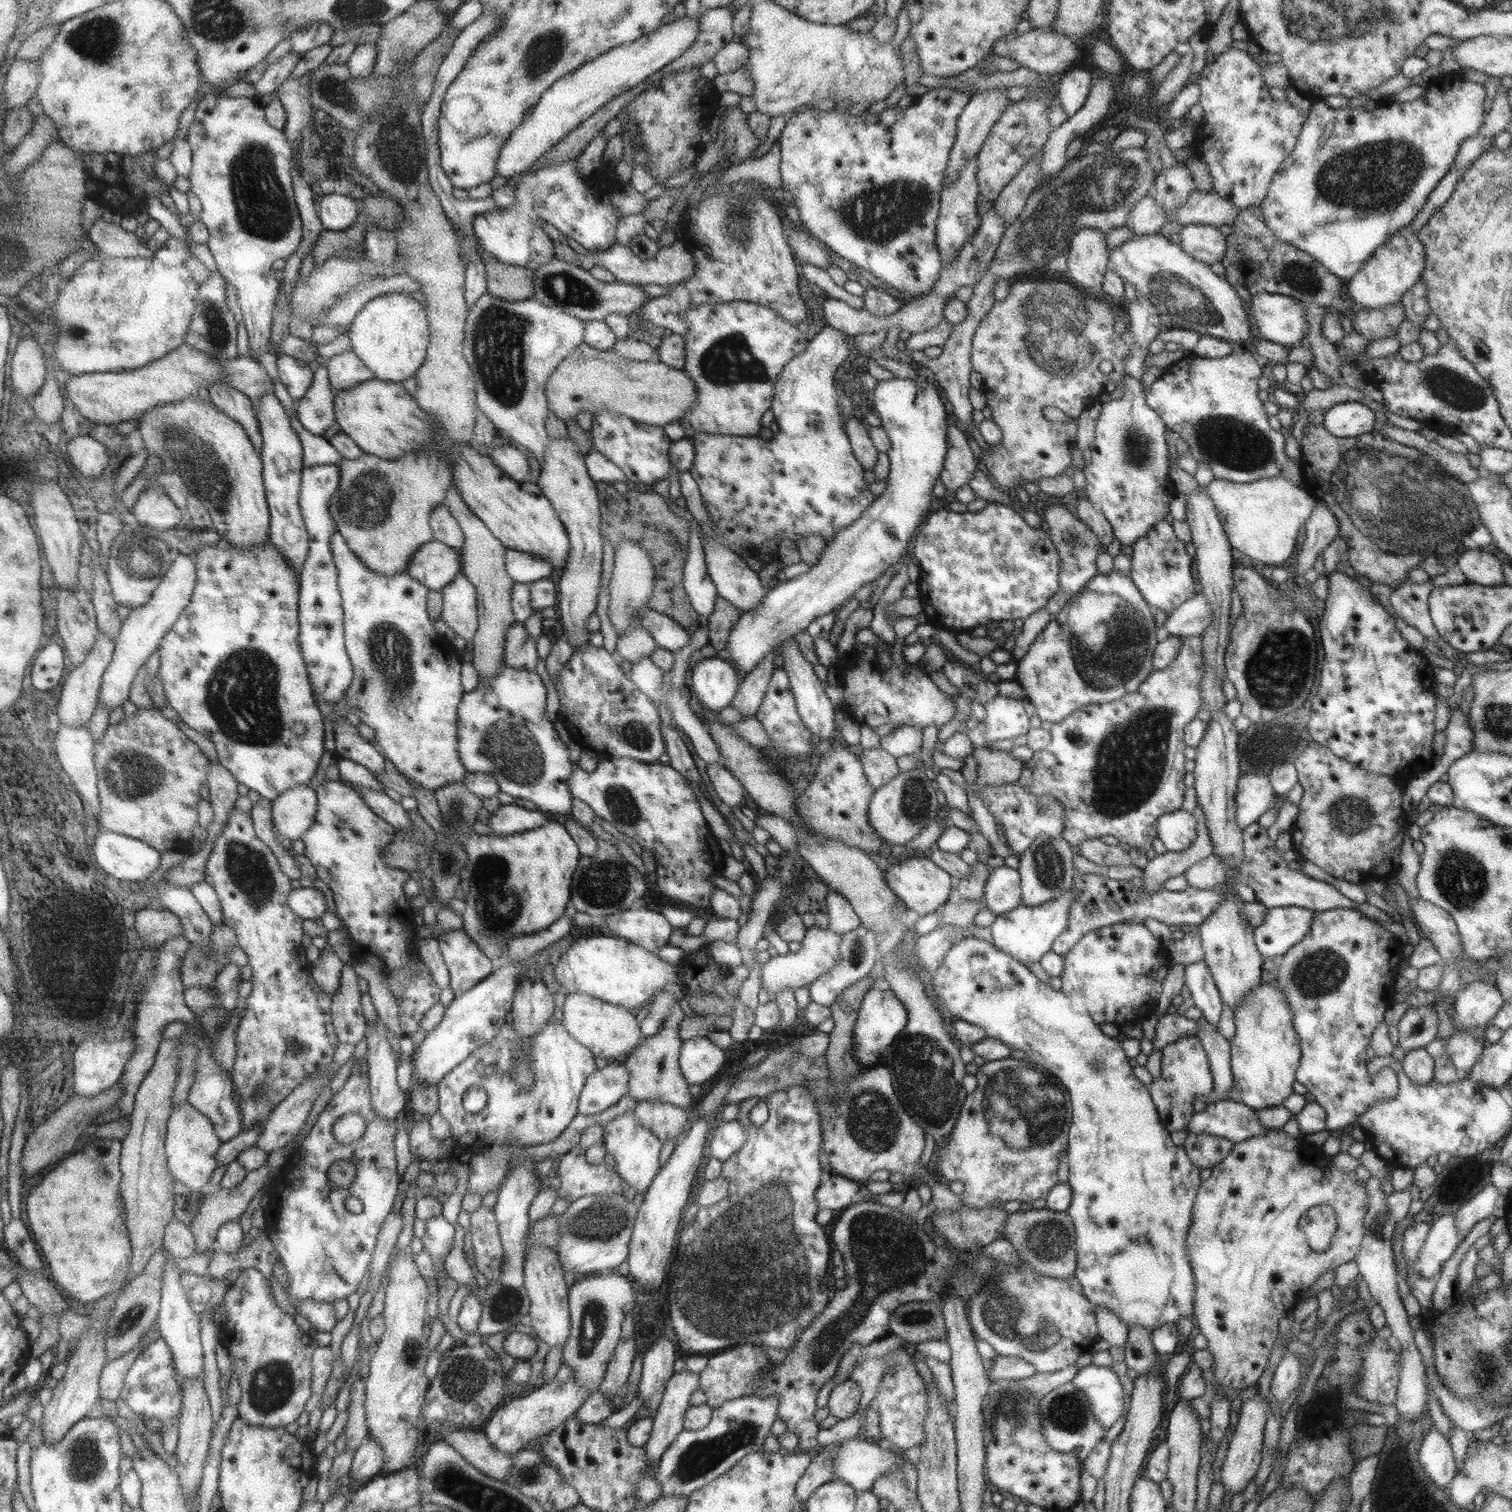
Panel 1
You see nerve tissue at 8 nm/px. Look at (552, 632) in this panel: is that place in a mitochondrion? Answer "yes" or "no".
no

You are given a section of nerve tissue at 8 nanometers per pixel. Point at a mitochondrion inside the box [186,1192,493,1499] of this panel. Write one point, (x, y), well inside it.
(271, 1387)

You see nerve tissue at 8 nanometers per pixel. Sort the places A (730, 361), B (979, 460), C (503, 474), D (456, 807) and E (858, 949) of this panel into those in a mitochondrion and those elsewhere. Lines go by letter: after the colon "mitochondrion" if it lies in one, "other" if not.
A: mitochondrion
B: other
C: other
D: mitochondrion
E: mitochondrion

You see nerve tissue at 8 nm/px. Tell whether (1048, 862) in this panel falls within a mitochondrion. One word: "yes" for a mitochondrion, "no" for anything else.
yes

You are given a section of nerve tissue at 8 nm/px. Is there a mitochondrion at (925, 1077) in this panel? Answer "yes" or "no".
yes

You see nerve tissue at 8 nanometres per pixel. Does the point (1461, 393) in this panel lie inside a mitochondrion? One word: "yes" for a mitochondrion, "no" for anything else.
yes

